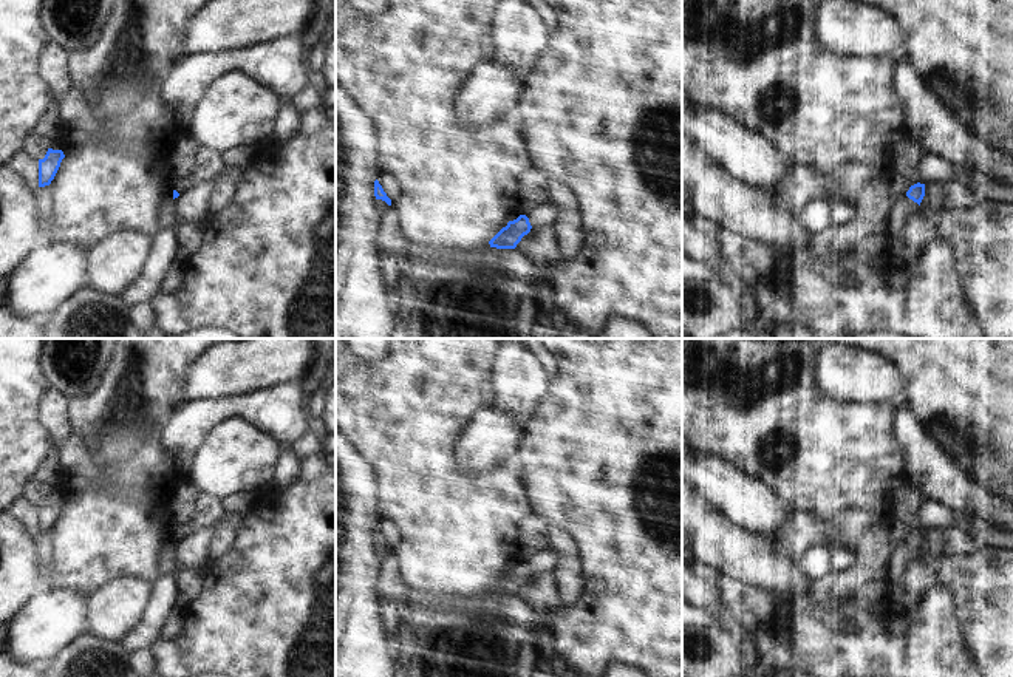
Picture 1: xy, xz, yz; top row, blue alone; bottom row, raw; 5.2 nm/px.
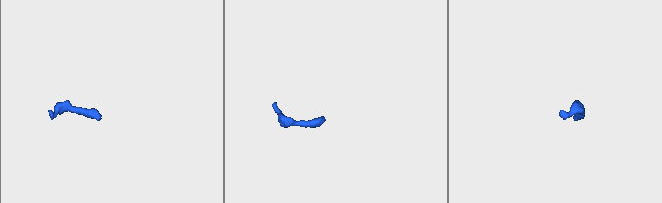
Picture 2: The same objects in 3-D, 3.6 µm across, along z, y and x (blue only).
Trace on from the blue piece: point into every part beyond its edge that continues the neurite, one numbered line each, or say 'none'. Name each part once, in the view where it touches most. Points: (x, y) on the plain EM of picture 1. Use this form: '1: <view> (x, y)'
1: yz (903, 555)

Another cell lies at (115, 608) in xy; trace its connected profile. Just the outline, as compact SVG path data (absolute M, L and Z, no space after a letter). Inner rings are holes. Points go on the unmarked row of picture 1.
M124 577L110 581L87 597L85 628L96 637L121 643L138 623L153 584Z

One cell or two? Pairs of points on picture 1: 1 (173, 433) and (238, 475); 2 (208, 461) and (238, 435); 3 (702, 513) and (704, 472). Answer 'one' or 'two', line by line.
1: two
2: one
3: two

